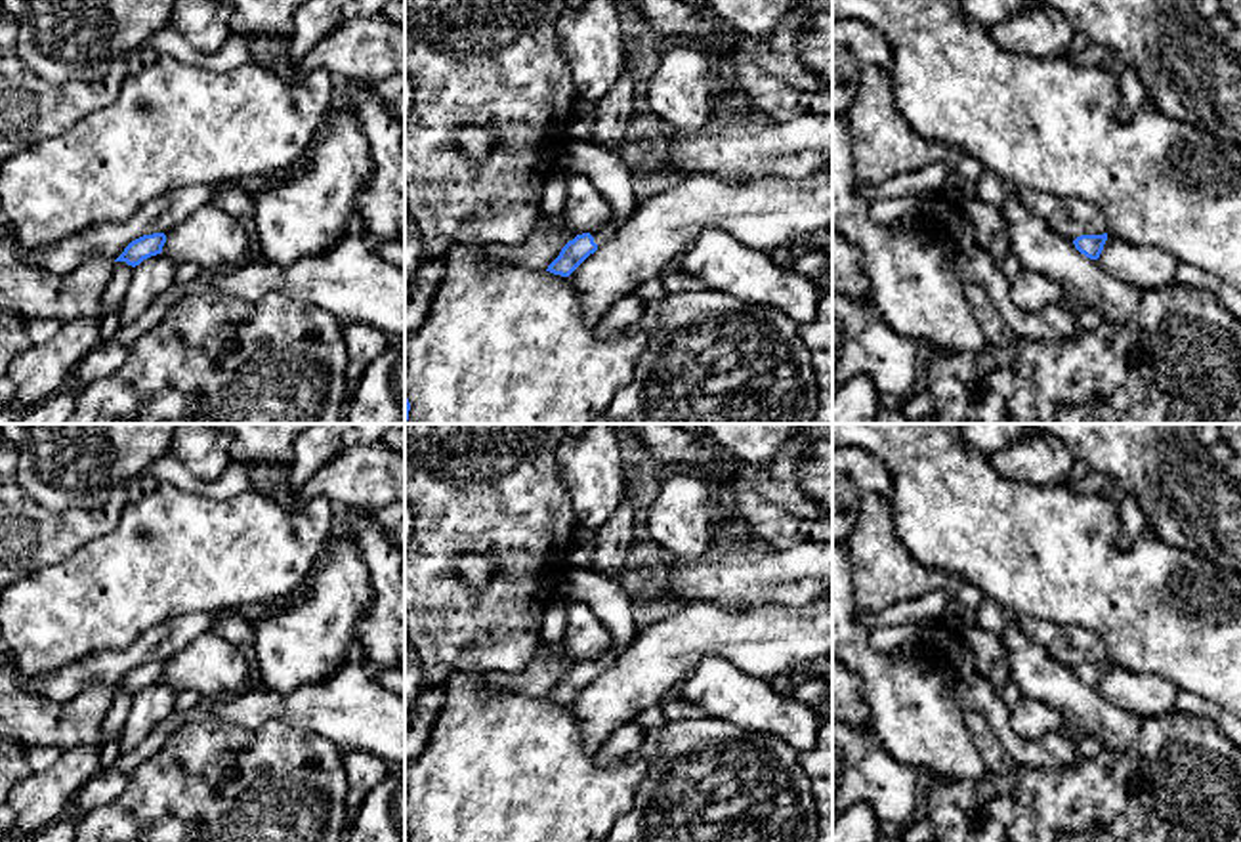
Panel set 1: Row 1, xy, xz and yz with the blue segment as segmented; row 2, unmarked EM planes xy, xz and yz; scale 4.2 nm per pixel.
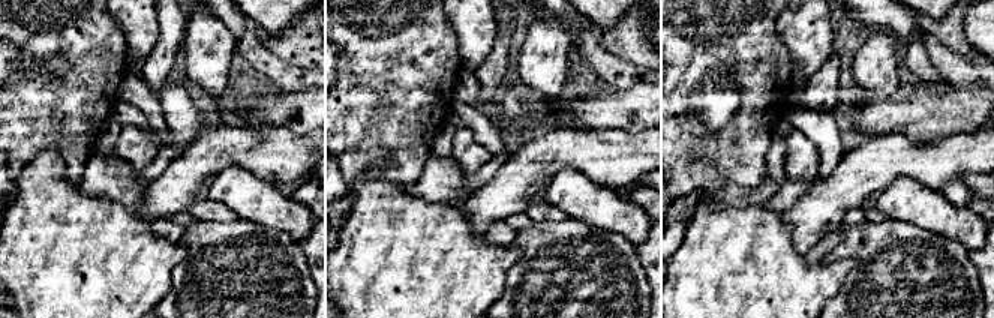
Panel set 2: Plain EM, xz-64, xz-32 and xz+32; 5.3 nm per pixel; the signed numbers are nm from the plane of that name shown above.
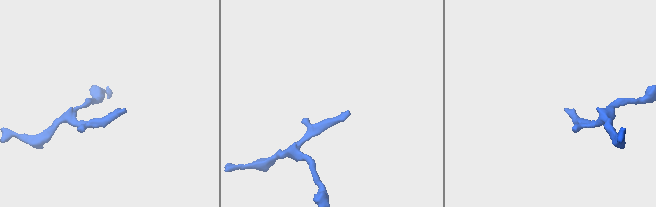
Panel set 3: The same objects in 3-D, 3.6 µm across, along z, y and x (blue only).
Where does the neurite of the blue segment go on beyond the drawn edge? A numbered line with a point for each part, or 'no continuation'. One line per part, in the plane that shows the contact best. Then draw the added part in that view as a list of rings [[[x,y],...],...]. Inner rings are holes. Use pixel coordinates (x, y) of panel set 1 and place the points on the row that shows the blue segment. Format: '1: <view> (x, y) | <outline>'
1: xz (606, 233) | [[[607,221],[599,231],[596,231],[592,237],[598,248],[609,242],[615,237],[617,229],[619,225]]]

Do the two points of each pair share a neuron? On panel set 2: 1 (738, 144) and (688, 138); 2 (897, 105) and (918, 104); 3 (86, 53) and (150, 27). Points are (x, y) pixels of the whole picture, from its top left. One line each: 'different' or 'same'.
1: same
2: same
3: different

